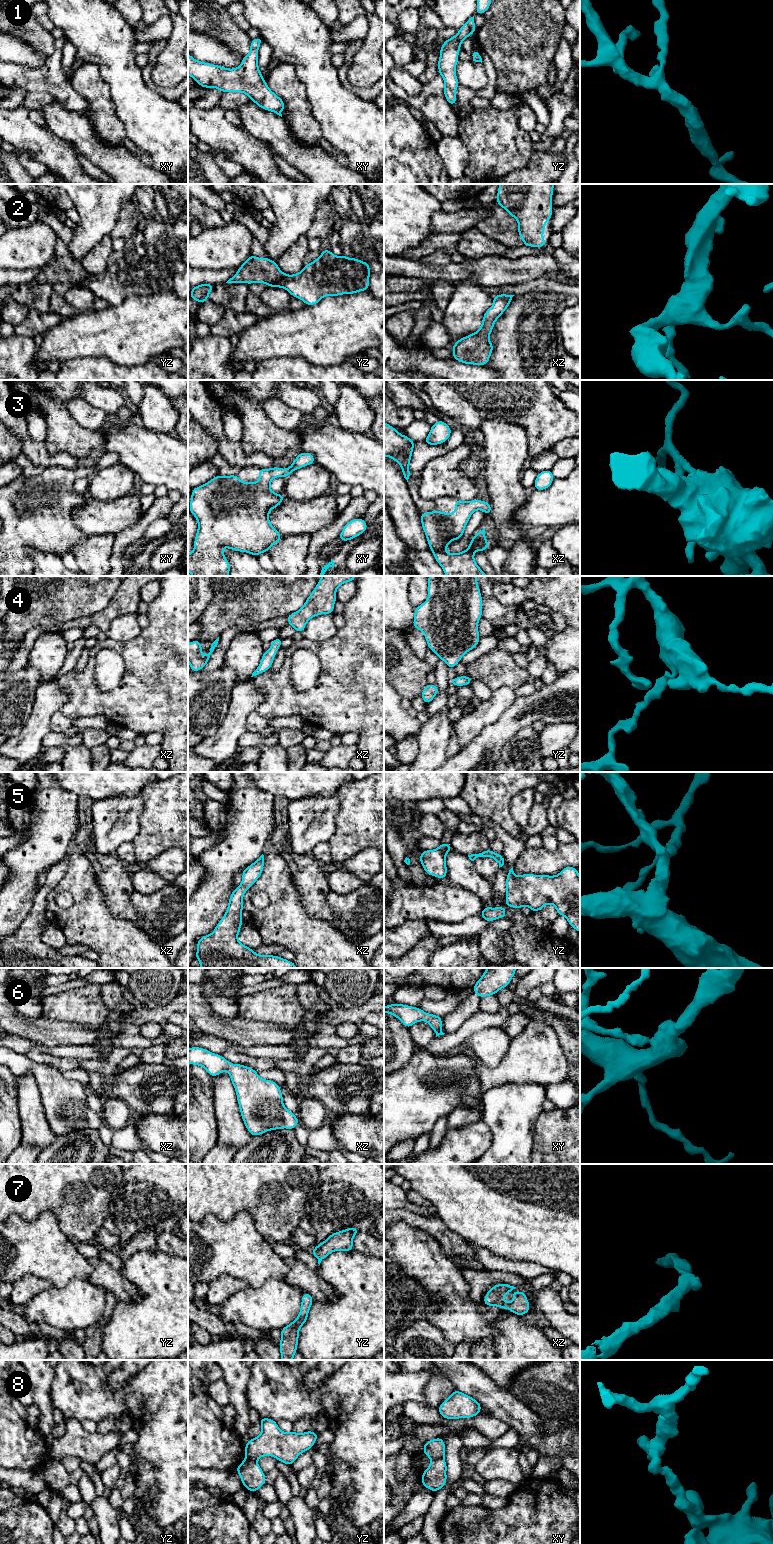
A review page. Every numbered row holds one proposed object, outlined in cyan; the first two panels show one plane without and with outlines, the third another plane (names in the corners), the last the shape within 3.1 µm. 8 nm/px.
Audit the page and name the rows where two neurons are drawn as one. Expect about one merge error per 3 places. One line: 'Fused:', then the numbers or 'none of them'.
Fused: 8

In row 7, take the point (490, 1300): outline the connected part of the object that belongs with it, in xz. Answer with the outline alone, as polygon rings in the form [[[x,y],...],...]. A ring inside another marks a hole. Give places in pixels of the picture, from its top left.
[[[500,1283],[491,1287],[485,1295],[483,1303],[486,1306],[497,1306],[503,1309],[509,1309],[512,1313],[523,1316],[530,1311],[530,1304],[527,1295],[523,1291],[513,1293],[513,1301],[506,1302],[502,1298],[516,1287],[509,1284]]]

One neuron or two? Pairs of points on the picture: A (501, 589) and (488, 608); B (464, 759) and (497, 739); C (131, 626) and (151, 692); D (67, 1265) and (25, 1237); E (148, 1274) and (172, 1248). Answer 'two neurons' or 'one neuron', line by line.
A: two neurons
B: one neuron
C: two neurons
D: one neuron
E: two neurons

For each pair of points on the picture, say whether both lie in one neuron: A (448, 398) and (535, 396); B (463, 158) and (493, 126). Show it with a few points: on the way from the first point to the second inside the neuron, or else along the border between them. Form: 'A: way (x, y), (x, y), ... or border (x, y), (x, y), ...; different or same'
A: way (470, 396), (513, 396); same
B: border (458, 136), (469, 155), (469, 163), (464, 173); different

